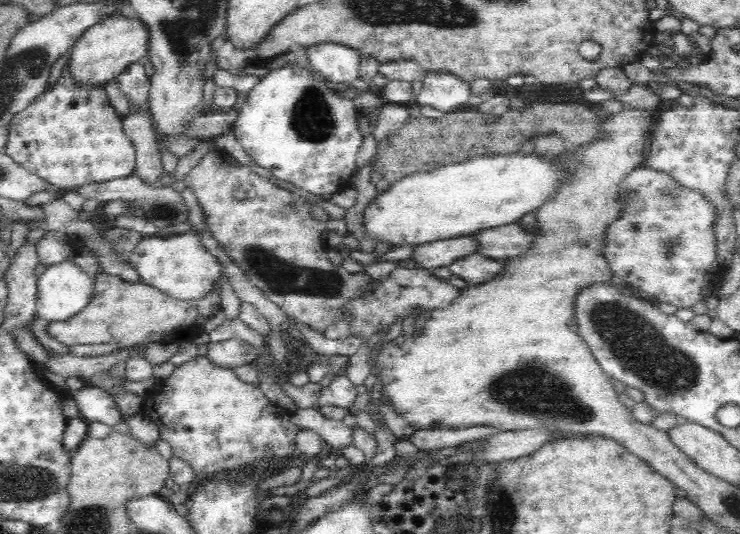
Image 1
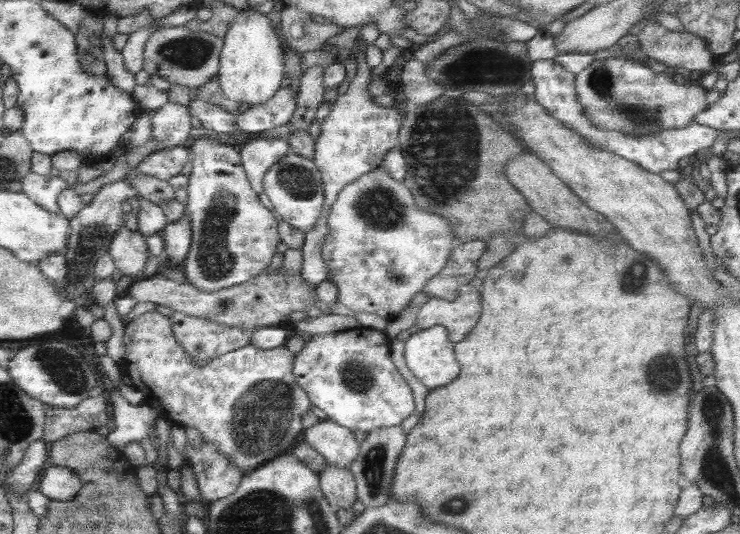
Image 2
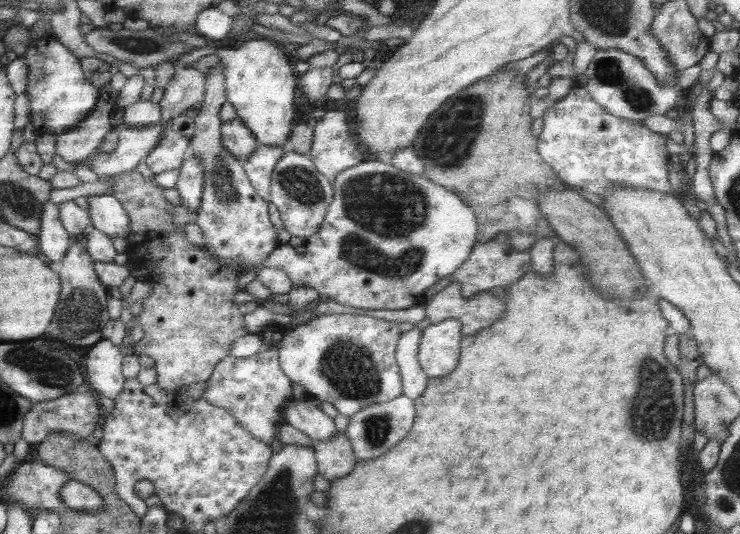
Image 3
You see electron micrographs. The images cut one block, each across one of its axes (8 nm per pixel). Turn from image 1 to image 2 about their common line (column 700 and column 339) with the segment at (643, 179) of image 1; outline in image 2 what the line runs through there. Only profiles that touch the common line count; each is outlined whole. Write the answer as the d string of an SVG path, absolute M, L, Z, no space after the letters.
M383 168L370 170L343 186L330 204L326 223L328 233L321 249L327 267L325 280L335 286L336 302L353 314L374 314L387 319L396 316L409 305L414 294L421 292L429 277L441 272L449 251L458 244L447 222L413 208L409 190L401 181L393 180Z

